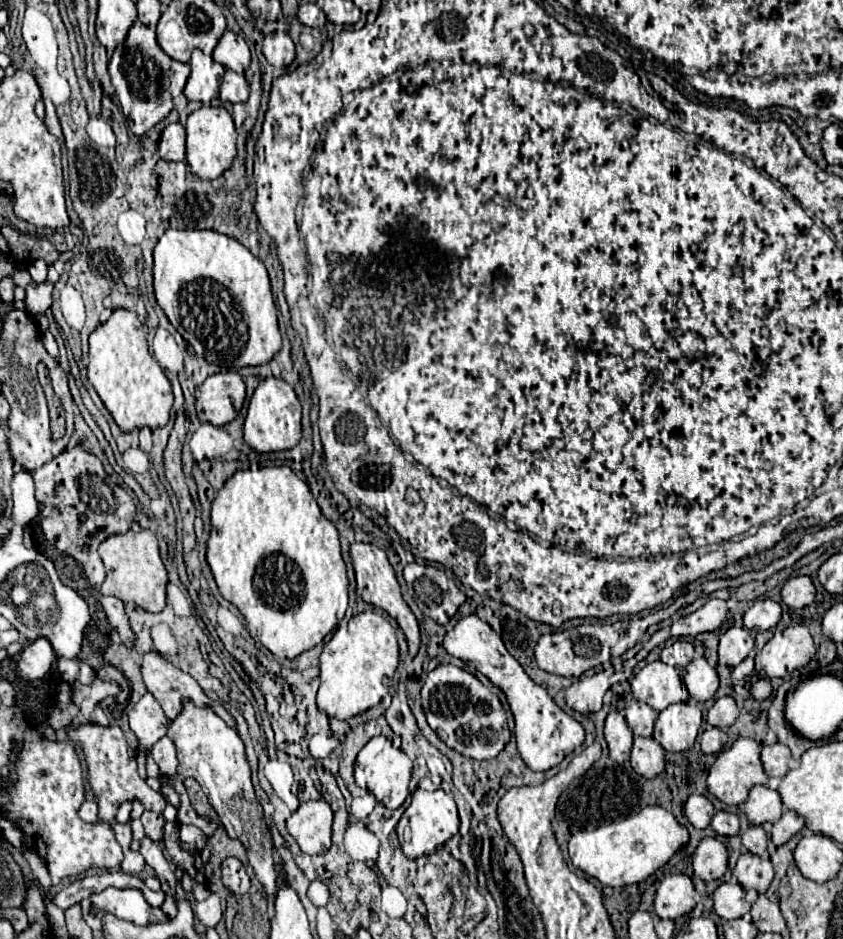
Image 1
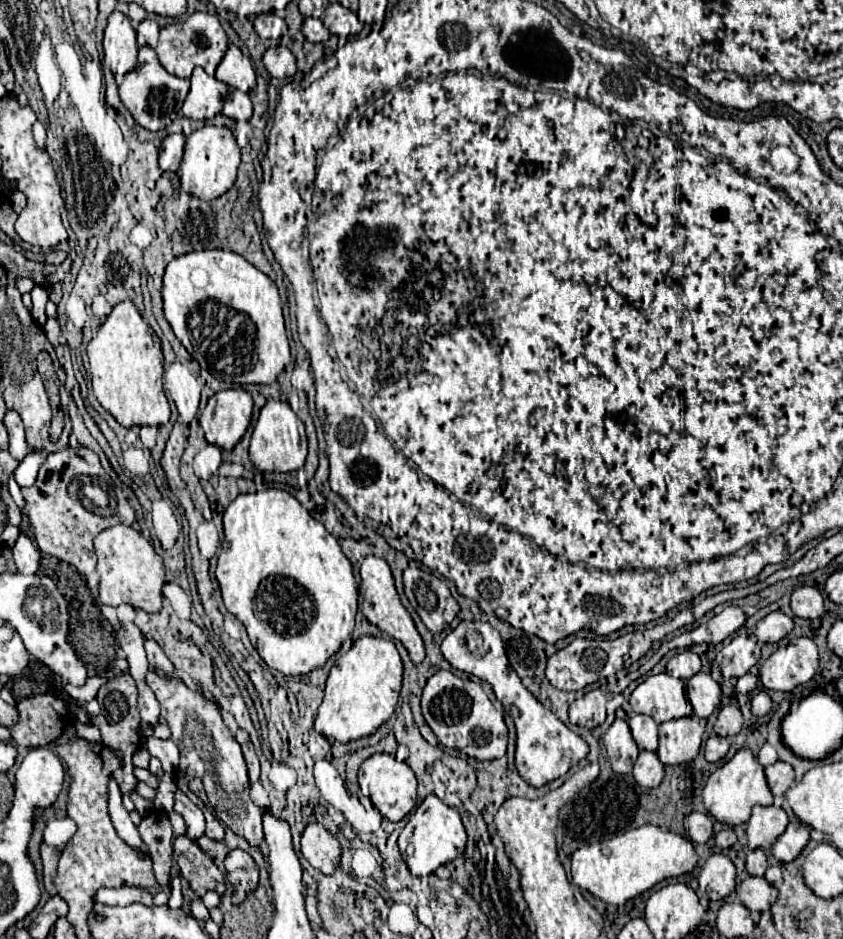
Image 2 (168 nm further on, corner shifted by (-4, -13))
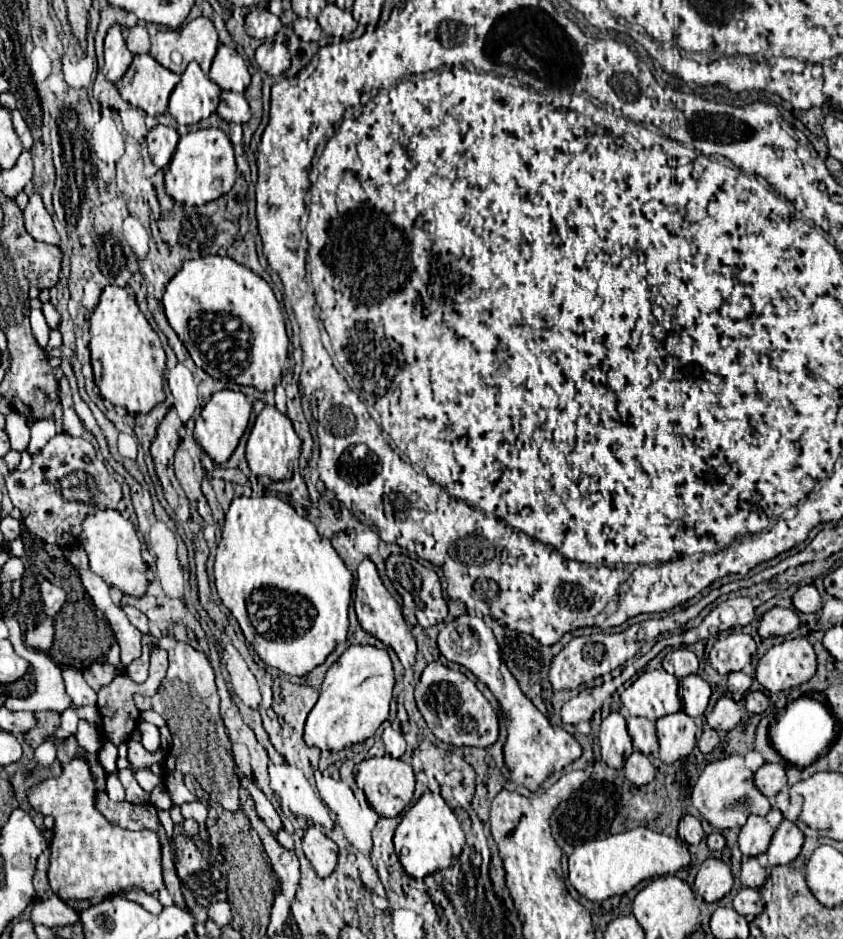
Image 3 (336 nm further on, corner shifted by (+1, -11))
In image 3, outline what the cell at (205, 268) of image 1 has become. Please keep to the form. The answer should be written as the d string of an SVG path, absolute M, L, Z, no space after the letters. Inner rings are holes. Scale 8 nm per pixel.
M232 258L188 260L166 286L164 310L198 368L220 382L254 386L260 392L274 390L288 360L288 336L280 304L258 274Z

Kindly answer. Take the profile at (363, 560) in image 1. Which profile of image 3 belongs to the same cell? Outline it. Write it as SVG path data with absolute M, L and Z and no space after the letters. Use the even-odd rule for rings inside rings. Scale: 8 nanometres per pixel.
M368 558L362 560L356 572L358 572L358 584L356 584L354 606L356 606L356 616L358 616L360 626L364 628L364 632L372 634L374 638L378 638L386 646L390 646L396 652L396 656L400 658L402 666L410 668L414 664L414 660L416 660L416 640L412 638L412 634L410 634L410 630L408 630L408 626L406 626L406 622L402 618L398 602L384 588L384 584L382 584L382 580L378 576L378 570L376 570L372 560L368 560Z

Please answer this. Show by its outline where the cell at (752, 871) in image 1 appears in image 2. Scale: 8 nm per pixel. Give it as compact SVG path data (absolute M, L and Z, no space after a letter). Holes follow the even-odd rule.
M747 876L739 888L737 894L741 898L741 902L755 912L765 912L773 906L775 896L777 896L777 888L773 884L769 884L765 878L759 876Z

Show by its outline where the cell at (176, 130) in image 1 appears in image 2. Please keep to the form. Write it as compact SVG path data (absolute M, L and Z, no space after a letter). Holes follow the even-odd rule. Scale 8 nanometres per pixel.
M169 134L163 138L159 146L159 166L161 170L177 172L183 160L183 146L185 146L185 136L183 134Z

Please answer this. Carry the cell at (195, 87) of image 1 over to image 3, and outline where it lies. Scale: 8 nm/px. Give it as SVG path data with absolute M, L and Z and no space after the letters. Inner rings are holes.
M190 62L182 80L172 90L168 112L180 126L192 126L216 112L220 102L220 88L200 70L196 62Z

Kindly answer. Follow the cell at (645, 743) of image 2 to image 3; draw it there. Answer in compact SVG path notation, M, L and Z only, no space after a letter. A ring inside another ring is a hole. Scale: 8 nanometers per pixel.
M640 716L628 718L628 732L632 736L634 750L640 750L646 756L658 752L654 722L650 722L648 718L640 718Z

